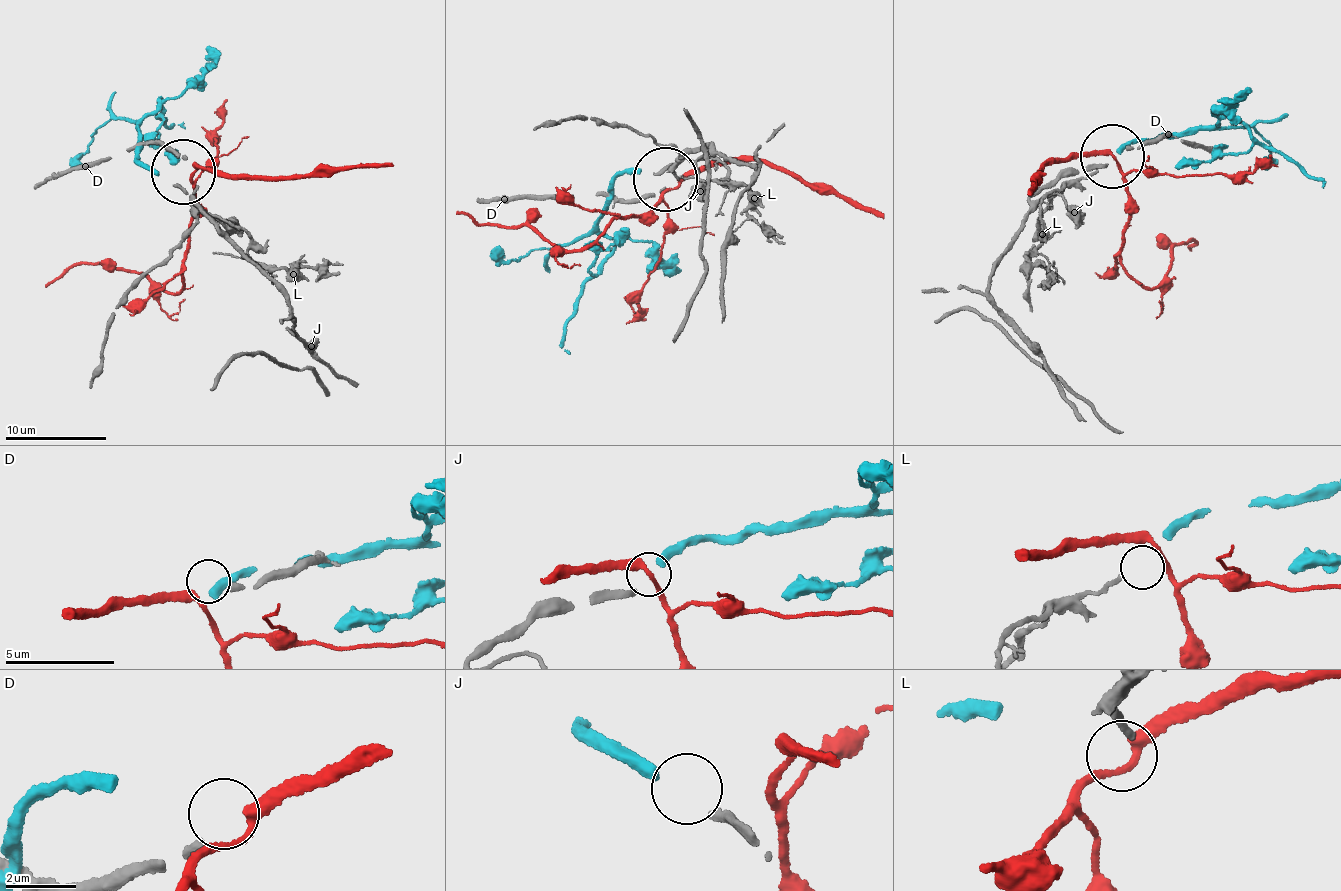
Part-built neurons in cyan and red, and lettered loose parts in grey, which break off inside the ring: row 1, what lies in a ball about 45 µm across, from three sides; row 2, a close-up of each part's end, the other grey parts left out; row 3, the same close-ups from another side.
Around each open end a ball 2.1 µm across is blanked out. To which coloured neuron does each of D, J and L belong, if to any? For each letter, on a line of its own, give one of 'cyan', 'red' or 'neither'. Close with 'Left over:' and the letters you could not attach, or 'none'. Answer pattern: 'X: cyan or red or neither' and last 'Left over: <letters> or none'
D: red
J: cyan
L: neither
Left over: L

